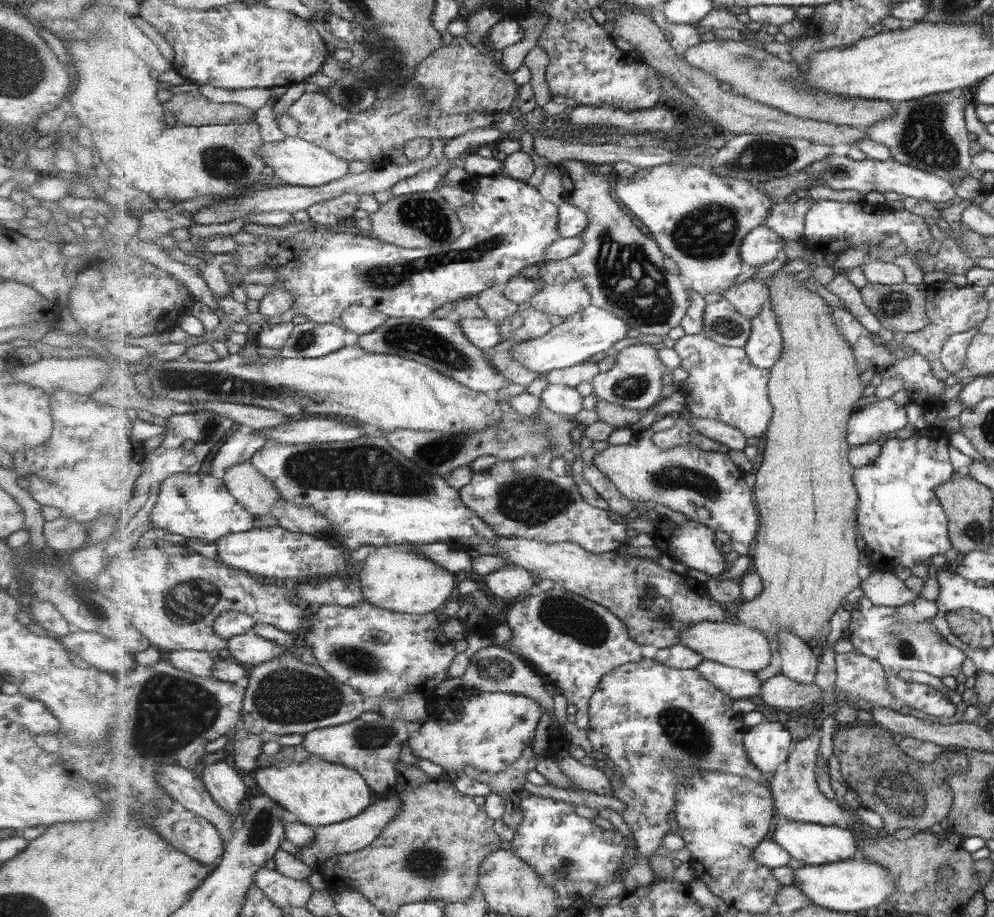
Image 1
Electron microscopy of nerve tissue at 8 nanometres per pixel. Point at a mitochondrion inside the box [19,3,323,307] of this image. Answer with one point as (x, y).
(221, 163)

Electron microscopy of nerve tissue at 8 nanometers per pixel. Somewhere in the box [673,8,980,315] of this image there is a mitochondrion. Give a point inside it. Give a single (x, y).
(923, 139)

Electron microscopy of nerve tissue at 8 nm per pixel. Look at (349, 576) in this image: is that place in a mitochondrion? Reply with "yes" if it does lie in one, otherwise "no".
no

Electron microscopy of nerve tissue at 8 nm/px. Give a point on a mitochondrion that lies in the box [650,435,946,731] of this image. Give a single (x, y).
(904, 648)

